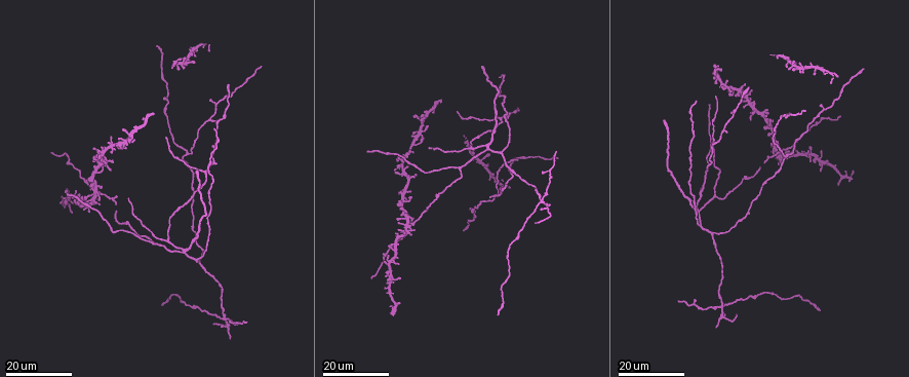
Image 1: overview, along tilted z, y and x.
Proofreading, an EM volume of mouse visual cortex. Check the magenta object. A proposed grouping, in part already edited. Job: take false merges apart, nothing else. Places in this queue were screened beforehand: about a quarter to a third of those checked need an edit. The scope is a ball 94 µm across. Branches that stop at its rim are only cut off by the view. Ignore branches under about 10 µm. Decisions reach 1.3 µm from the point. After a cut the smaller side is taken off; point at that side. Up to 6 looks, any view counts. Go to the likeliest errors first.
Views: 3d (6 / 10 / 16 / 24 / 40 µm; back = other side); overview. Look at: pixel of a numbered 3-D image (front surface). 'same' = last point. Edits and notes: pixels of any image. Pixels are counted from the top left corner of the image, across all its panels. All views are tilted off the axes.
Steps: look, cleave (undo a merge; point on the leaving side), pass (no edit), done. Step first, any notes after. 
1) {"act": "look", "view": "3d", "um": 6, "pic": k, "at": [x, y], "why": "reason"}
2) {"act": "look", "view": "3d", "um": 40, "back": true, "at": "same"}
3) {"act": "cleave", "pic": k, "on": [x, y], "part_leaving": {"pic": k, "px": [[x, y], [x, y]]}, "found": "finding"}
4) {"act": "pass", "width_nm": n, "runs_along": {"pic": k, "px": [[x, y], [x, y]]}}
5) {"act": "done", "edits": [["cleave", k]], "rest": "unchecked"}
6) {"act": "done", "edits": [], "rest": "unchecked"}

{"act": "look", "view": "3d", "um": 16, "pic": 1, "at": [222, 318]}

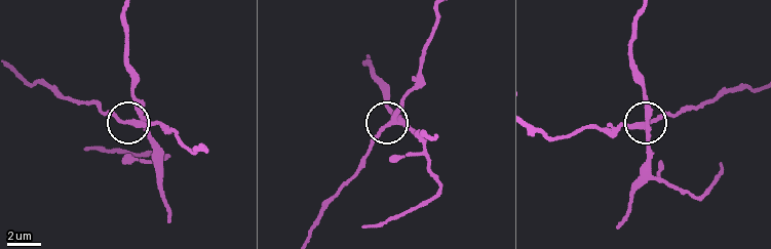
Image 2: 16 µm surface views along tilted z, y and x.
{"act": "look", "view": "3d", "um": 10, "pic": 2, "at": [395, 118], "why": "zoom in"}

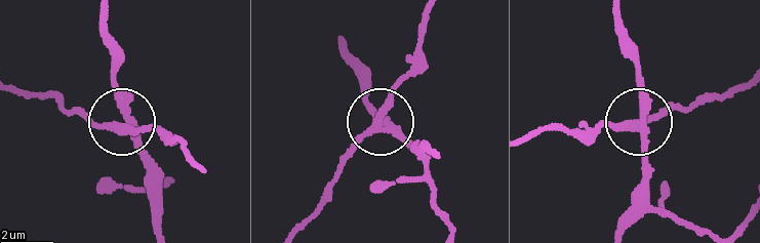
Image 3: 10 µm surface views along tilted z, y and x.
{"act": "cleave", "pic": 3, "on": [88, 116], "part_leaving": {"pic": 3, "px": [[117, 128], [11, 85]]}, "found": "two neurons meet here"}

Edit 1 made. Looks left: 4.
{"act": "look", "view": "overview"}

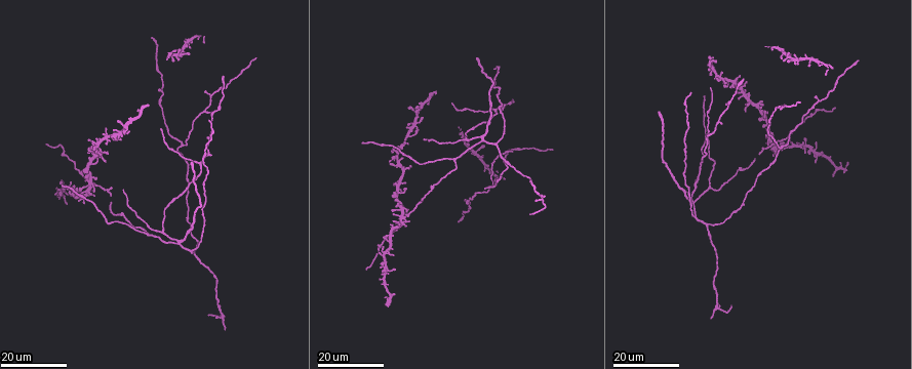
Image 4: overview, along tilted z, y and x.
{"act": "look", "view": "3d", "um": 24, "pic": 4, "at": [212, 95], "why": "three arms meet"}

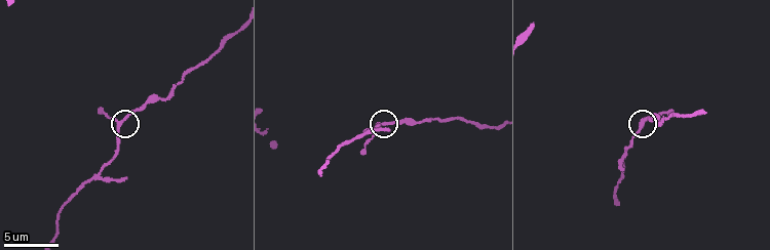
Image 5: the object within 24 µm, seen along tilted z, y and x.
{"act": "look", "view": "3d", "um": 6, "pic": 5, "at": [118, 123]}

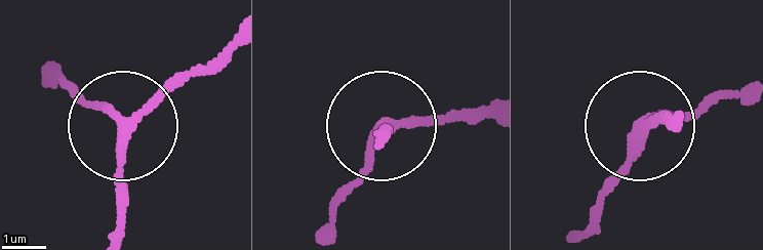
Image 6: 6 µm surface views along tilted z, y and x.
{"act": "pass", "runs_along": {"pic": 6, "px": [[581, 237], [634, 137], [673, 113]]}, "found": "all the same neuron"}

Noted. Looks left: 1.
{"act": "done", "edits": [["cleave", 3]], "rest": "unchecked"}

